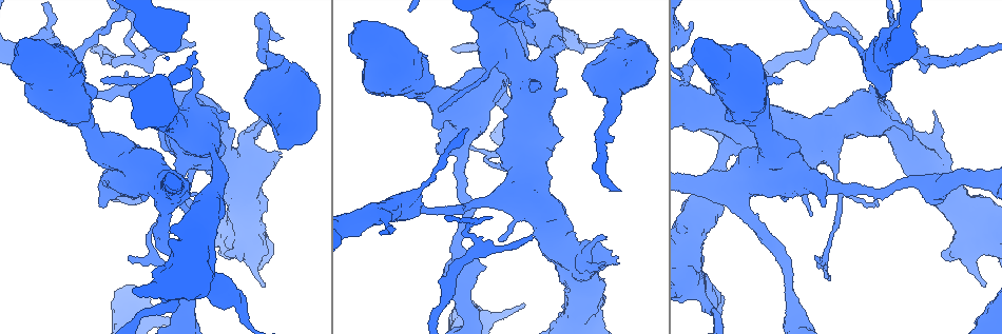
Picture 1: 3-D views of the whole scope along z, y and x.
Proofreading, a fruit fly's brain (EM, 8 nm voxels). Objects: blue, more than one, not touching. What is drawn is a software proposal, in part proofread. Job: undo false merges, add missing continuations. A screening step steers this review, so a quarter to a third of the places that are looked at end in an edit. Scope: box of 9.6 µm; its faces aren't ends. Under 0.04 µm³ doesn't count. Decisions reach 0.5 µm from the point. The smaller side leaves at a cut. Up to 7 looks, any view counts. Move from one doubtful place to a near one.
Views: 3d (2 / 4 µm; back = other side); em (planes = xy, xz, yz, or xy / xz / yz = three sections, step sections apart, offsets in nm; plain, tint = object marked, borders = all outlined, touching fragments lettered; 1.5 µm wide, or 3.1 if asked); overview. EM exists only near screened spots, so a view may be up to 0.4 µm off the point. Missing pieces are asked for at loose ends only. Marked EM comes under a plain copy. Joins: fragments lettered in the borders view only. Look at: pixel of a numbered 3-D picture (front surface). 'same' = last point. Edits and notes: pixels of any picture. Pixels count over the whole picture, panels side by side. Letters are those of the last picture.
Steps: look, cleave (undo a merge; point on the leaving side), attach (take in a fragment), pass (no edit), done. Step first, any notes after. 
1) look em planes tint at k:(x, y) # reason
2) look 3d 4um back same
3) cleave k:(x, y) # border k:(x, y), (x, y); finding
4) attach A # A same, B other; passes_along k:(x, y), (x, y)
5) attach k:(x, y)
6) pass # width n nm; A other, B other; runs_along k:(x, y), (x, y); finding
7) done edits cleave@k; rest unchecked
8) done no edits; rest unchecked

look 3d 4um at 1:(911, 139) # free end

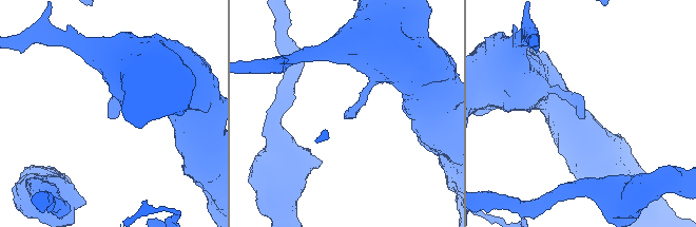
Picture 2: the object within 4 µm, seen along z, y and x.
look em yz step 4 tint at 2:(344, 115) # now the EM

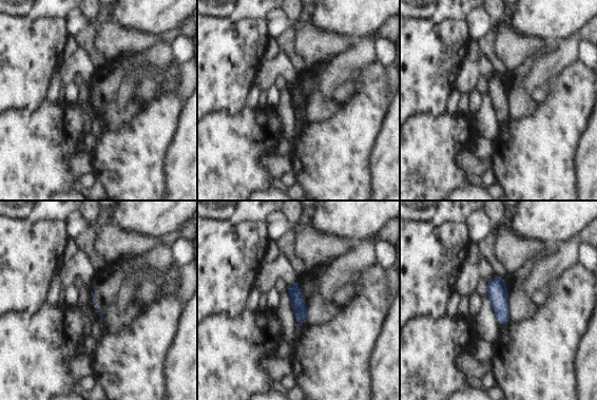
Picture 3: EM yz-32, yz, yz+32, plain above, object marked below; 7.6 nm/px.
look em planes borders same # cut it another way

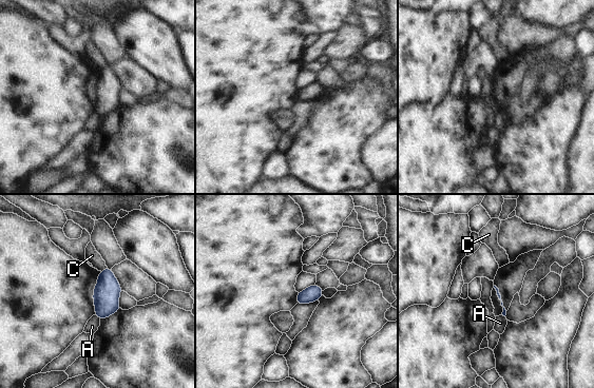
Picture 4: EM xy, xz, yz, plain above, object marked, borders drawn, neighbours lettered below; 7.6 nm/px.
pass # A other, C other; none of them fits

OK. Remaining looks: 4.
look 3d 2um at 1:(812, 215) # thin end

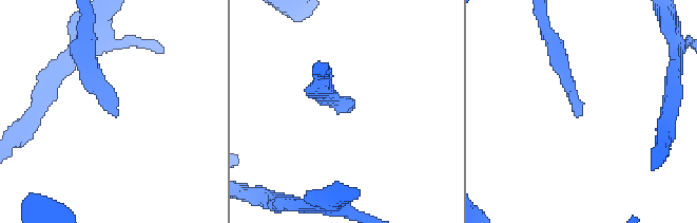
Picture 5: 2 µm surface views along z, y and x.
look em planes borders at 5:(579, 113) # need the tissue

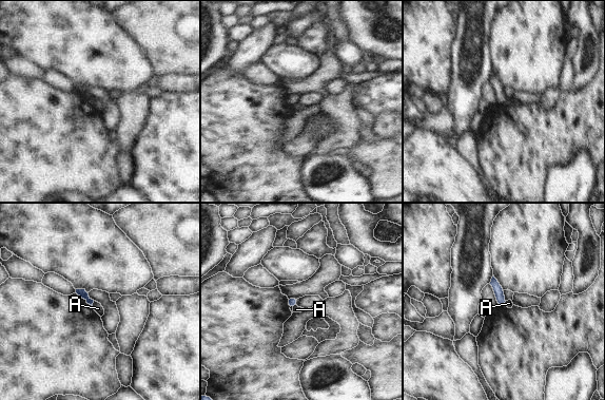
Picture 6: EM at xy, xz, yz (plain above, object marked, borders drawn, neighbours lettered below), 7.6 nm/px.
pass # longest_contact A 40 nm; A other; none of them fits

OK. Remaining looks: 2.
look 3d 4um back at 1:(126, 71) # an open end

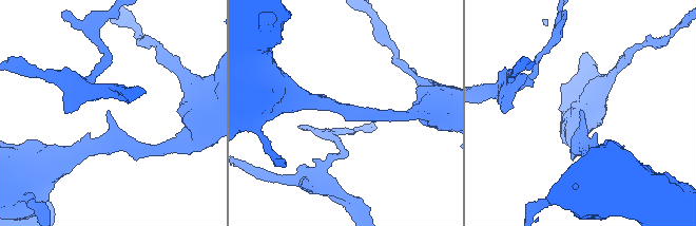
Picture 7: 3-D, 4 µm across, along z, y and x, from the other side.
look em planes borders at 7:(109, 111) # need the tissue

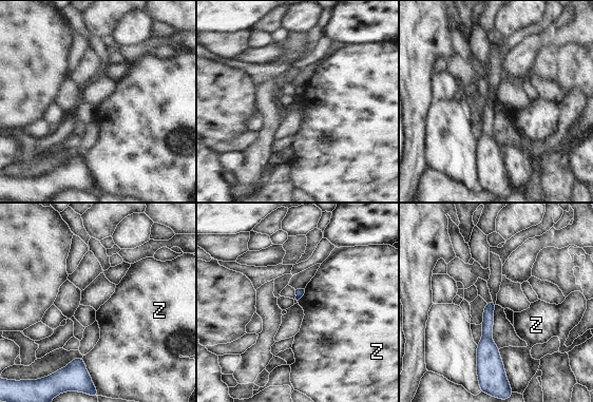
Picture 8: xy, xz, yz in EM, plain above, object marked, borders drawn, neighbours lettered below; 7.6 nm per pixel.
pass # longest_contact Z 220 nm; Z other; runs_along 8:(492, 304), (489, 309), (484, 367); no lettered fragment goes on from it

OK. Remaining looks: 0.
done no edits; rest unchecked

